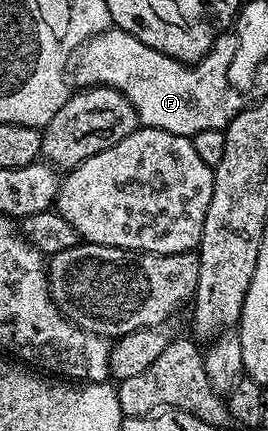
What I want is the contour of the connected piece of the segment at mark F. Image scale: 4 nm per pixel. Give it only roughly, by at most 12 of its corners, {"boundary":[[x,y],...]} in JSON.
{"boundary":[[112,25],[75,49],[79,88],[143,127],[221,131],[244,106],[234,33],[191,65]]}

